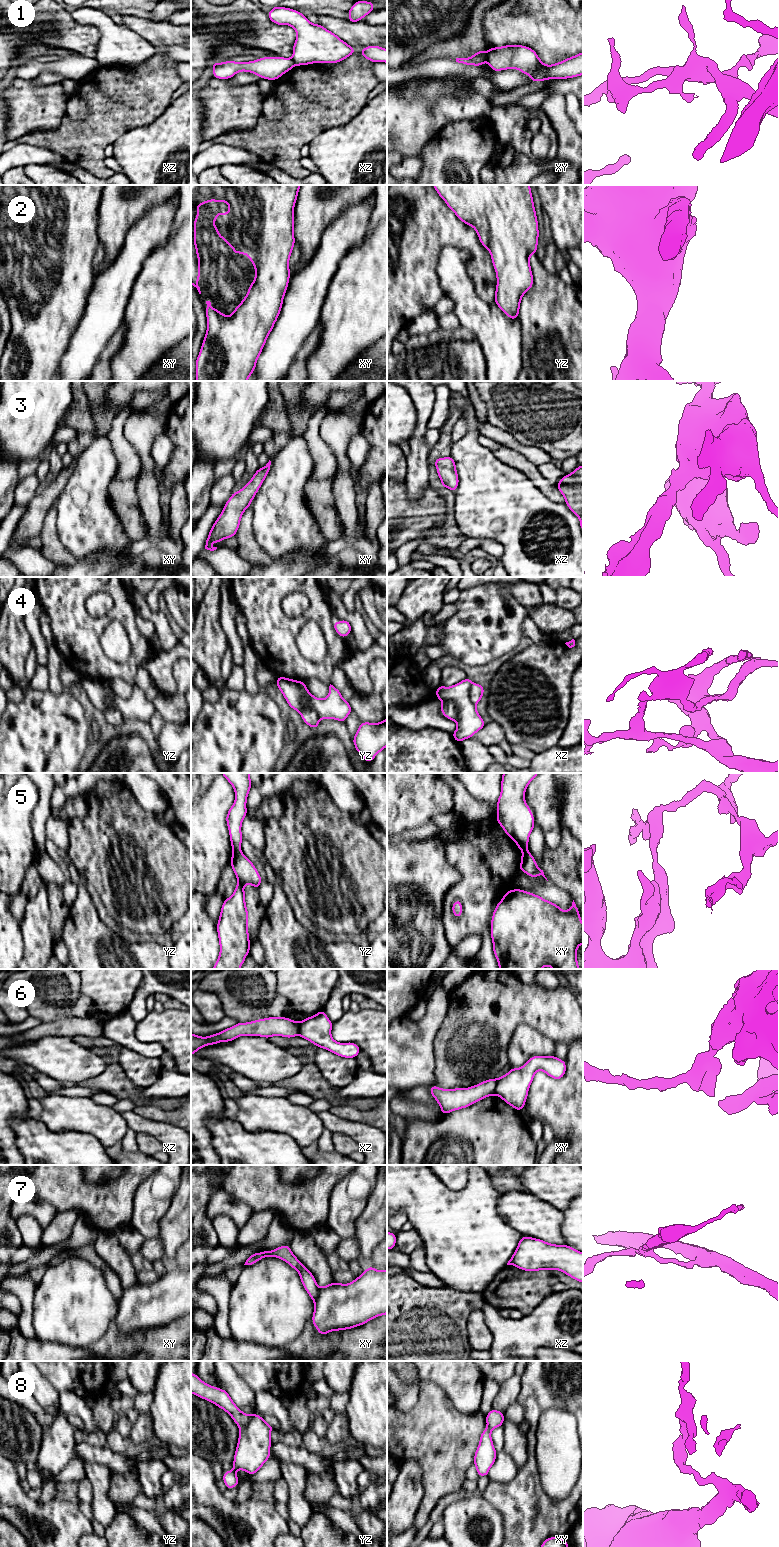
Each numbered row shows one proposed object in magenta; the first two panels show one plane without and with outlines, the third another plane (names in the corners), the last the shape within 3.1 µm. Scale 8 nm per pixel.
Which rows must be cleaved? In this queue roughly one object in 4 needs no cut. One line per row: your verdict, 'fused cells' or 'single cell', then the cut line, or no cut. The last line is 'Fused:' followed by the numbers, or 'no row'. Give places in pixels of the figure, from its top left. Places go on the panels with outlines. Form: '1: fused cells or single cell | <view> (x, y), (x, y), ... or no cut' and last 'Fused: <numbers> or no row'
1: fused cells | xy (486, 52), (488, 61)
2: single cell | no cut
3: single cell | no cut
4: fused cells | yz (301, 706), (309, 703), (319, 719)
5: fused cells | yz (233, 850), (240, 851)
6: fused cells | xy (497, 1079), (494, 1094)
7: fused cells | xy (320, 1288), (319, 1294), (314, 1301)
8: fused cells | yz (249, 1416), (249, 1422), (240, 1430)
Fused: 1, 4, 5, 6, 7, 8

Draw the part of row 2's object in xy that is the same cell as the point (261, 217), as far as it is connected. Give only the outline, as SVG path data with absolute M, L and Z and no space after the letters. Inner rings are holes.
M191 185L191 284L197 288L199 294L201 294L200 287L197 285L200 280L200 256L198 254L198 247L195 241L197 236L196 234L196 221L200 216L198 212L198 207L210 201L215 202L226 202L229 204L229 210L225 214L223 212L218 212L216 216L213 218L213 227L215 228L219 238L222 238L227 245L233 248L233 253L236 255L237 253L241 253L247 255L249 260L254 264L255 269L255 278L252 284L248 288L247 295L243 298L242 302L235 308L233 313L230 316L226 316L215 308L211 307L211 302L206 301L207 308L206 317L207 317L207 331L204 337L203 343L201 345L201 349L199 355L196 359L196 381L247 381L247 379L252 375L253 371L256 368L256 363L258 357L260 356L263 347L265 346L266 340L272 331L275 322L278 319L280 314L284 295L286 293L286 289L289 284L290 278L290 269L289 269L289 259L293 250L293 246L295 245L294 238L294 206L296 204L297 195L299 192L301 185Z

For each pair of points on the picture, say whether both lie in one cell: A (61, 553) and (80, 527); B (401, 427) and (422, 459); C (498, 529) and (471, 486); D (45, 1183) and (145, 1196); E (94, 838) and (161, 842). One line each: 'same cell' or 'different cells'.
A: different cells
B: different cells
C: same cell
D: different cells
E: same cell

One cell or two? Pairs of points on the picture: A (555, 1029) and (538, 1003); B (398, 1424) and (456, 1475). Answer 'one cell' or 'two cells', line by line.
A: one cell
B: one cell

